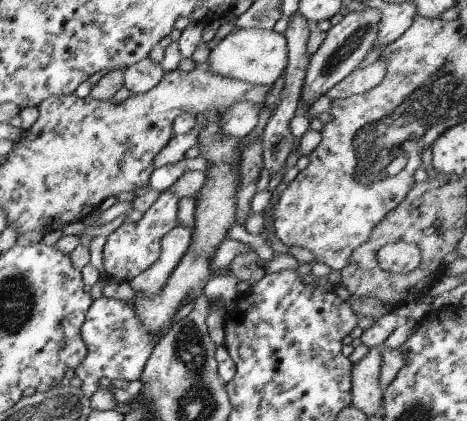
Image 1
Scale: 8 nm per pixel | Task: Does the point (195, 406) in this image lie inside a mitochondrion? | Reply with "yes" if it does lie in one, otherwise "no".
yes

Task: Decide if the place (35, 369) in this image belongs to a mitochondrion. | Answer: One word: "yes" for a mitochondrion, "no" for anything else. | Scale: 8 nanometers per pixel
no

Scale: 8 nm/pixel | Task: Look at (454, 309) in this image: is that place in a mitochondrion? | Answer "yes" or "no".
no

